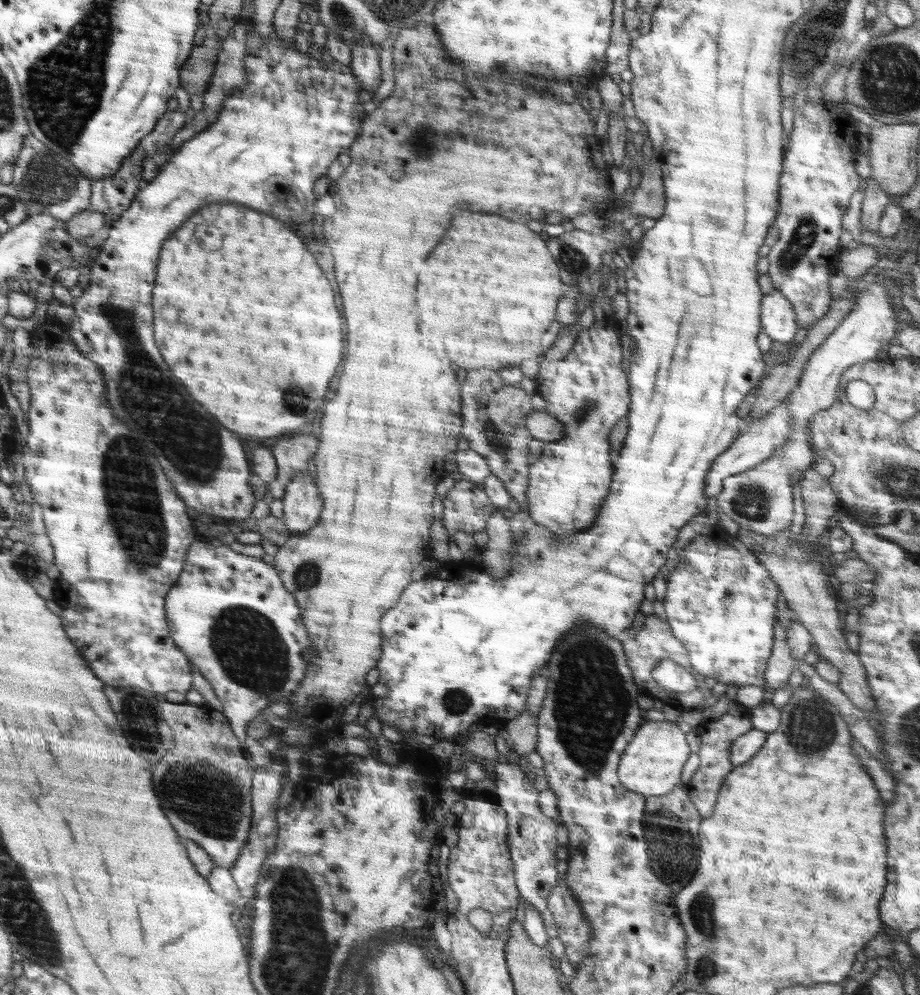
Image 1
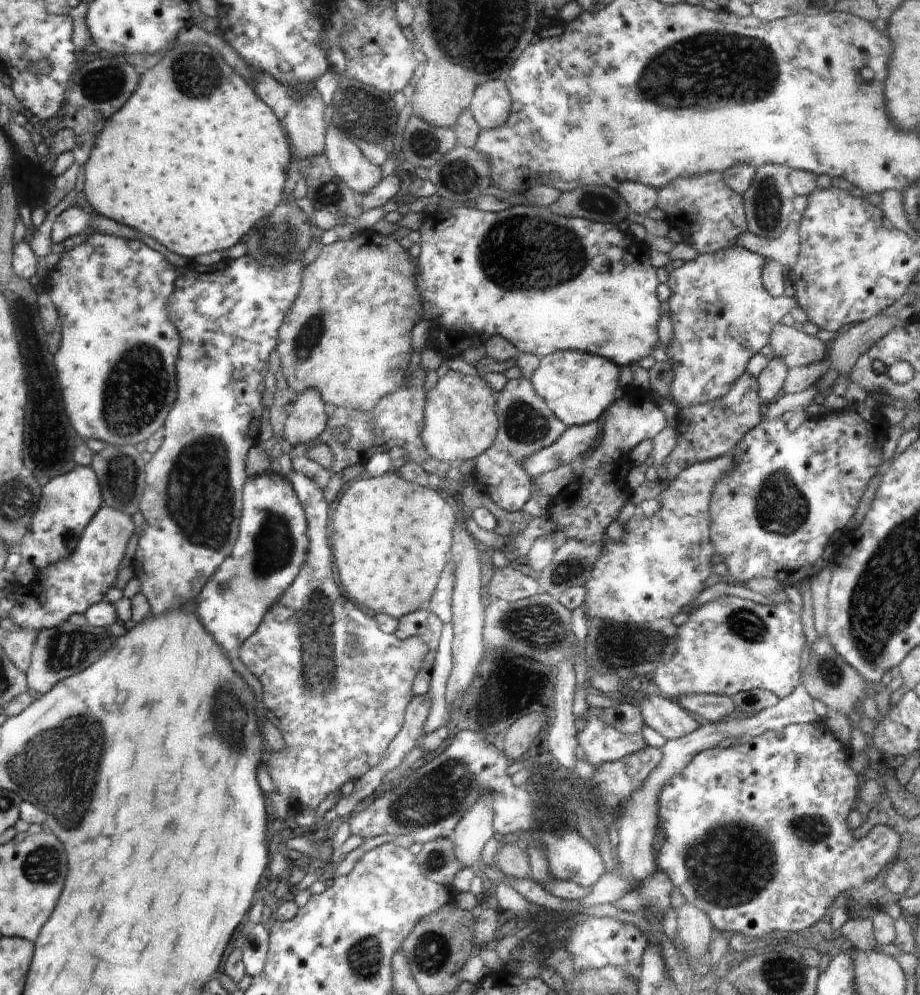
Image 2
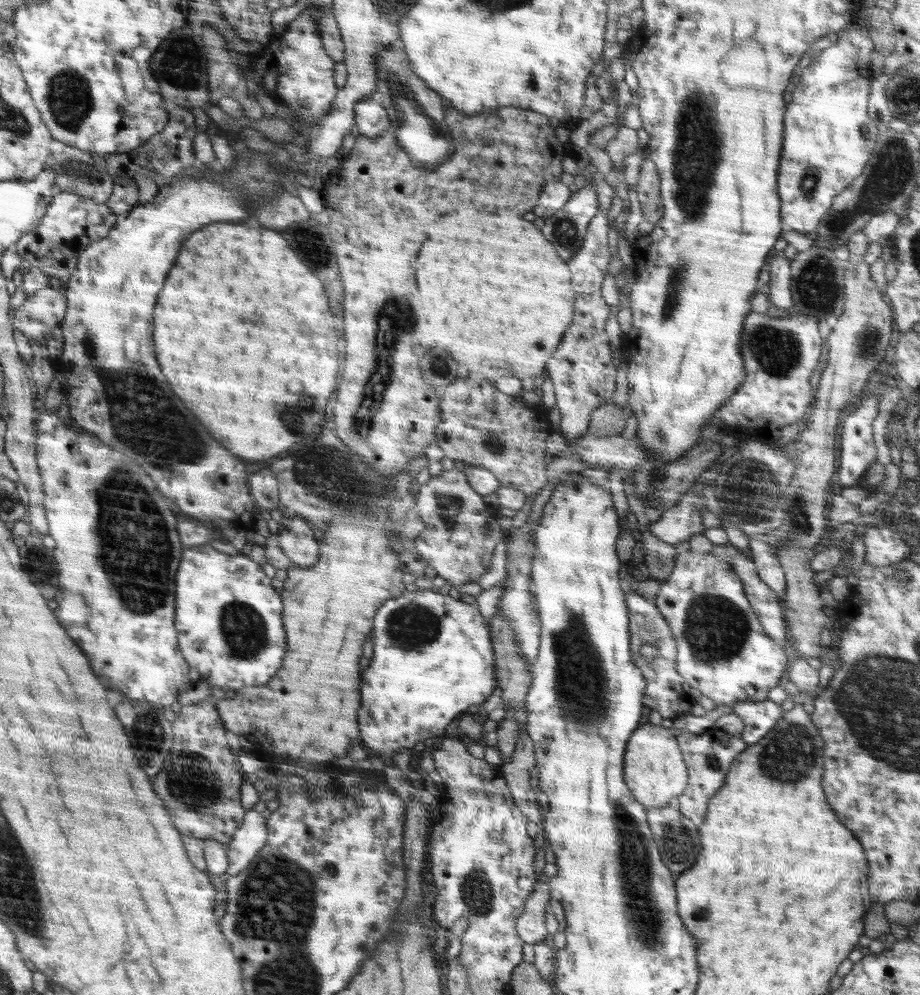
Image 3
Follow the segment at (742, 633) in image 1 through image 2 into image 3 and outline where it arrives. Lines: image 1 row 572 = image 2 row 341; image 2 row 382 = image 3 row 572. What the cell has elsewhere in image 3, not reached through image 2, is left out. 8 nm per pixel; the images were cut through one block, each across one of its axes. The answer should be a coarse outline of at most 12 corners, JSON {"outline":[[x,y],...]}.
{"outline":[[686,551],[657,608],[676,669],[718,704],[762,702],[791,658],[731,564]]}

